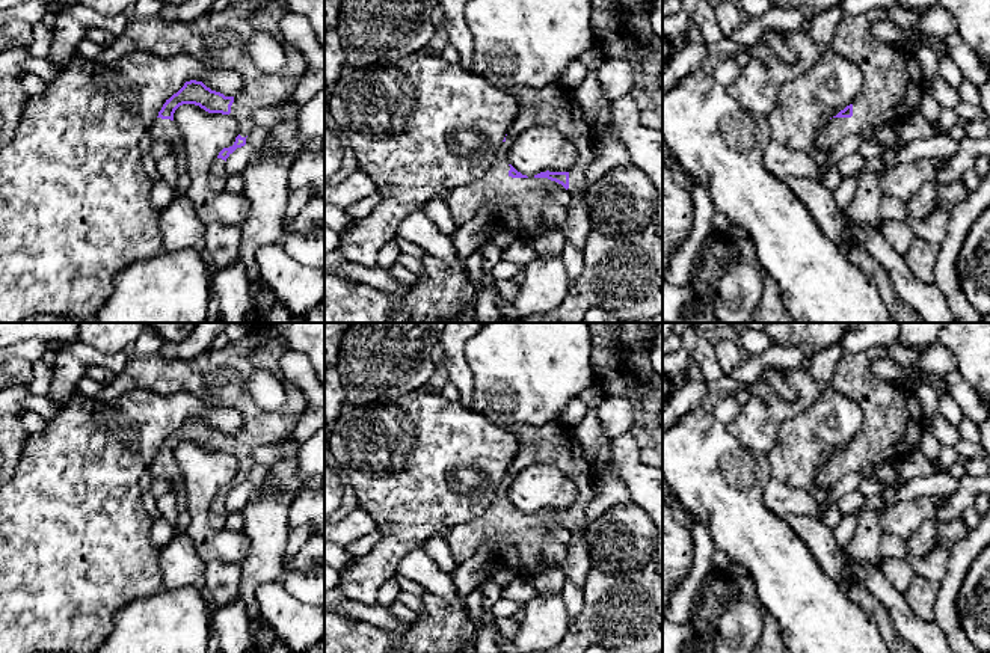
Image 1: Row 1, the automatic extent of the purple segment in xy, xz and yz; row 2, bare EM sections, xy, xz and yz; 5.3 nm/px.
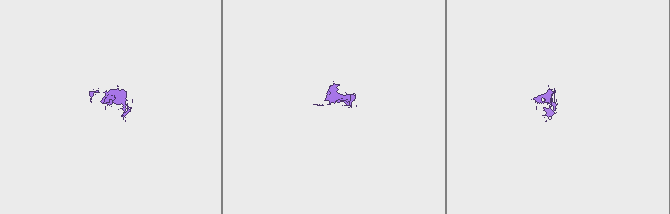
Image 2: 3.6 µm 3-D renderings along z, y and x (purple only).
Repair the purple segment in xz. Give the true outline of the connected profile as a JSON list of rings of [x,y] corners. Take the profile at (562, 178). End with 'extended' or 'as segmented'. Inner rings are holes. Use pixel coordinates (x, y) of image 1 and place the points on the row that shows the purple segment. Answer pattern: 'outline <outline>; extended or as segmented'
outline [[[561,84],[546,87],[509,87],[518,98],[519,113],[509,128],[495,163],[486,175],[474,182],[454,189],[450,196],[450,213],[456,226],[474,219],[487,207],[493,226],[512,235],[530,238],[561,229],[569,208],[548,195],[548,184],[555,181],[570,195],[586,195],[590,187],[587,170],[595,160],[598,136],[587,125],[573,90]],[[531,127],[552,127],[563,133],[576,151],[576,161],[569,172],[540,172],[527,176],[509,161],[512,142]]]; extended

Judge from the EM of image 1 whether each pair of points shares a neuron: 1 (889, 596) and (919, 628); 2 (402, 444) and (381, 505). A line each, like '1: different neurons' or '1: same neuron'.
1: same neuron
2: same neuron

